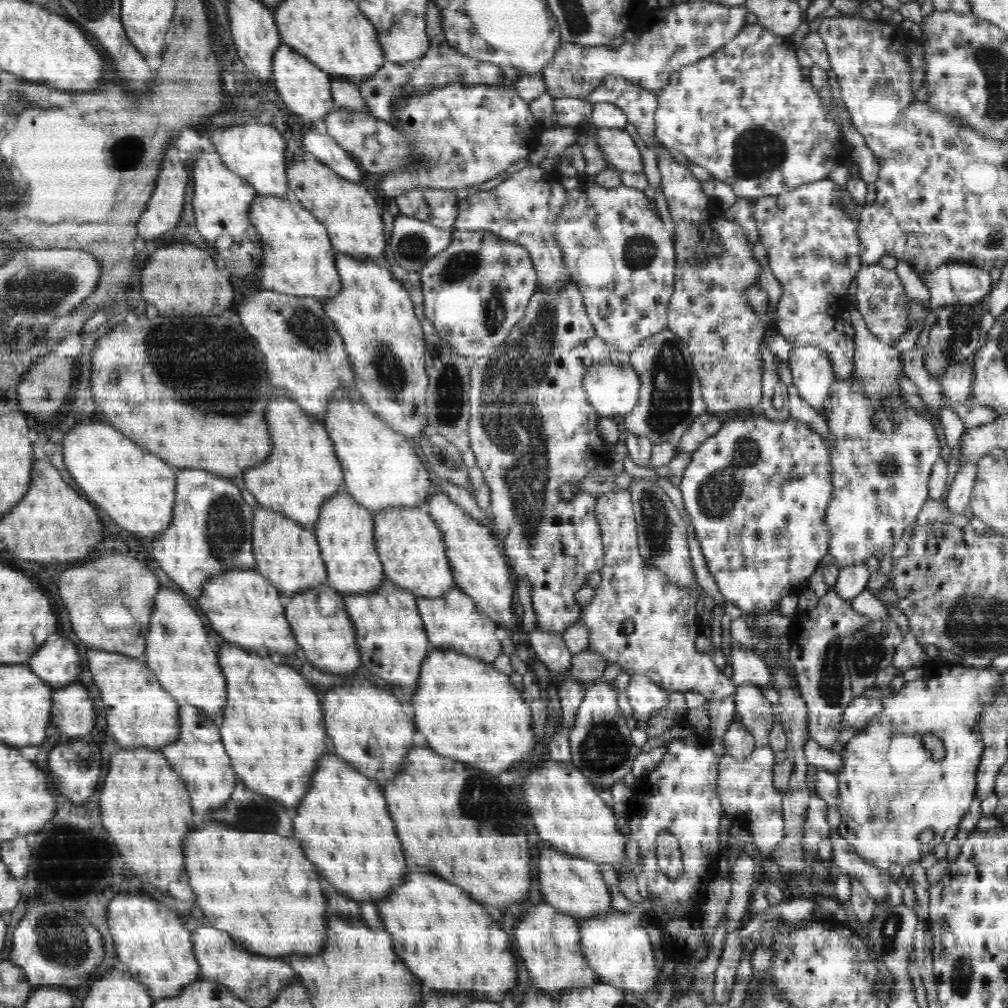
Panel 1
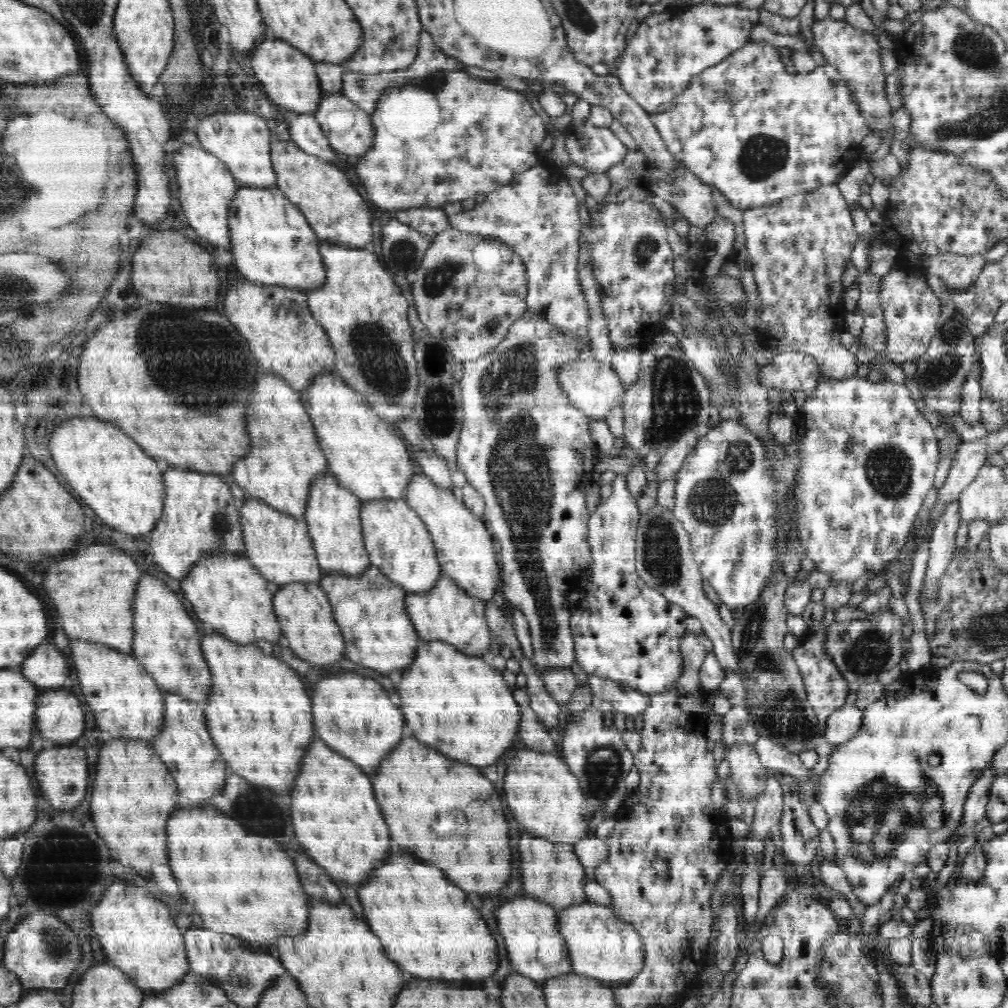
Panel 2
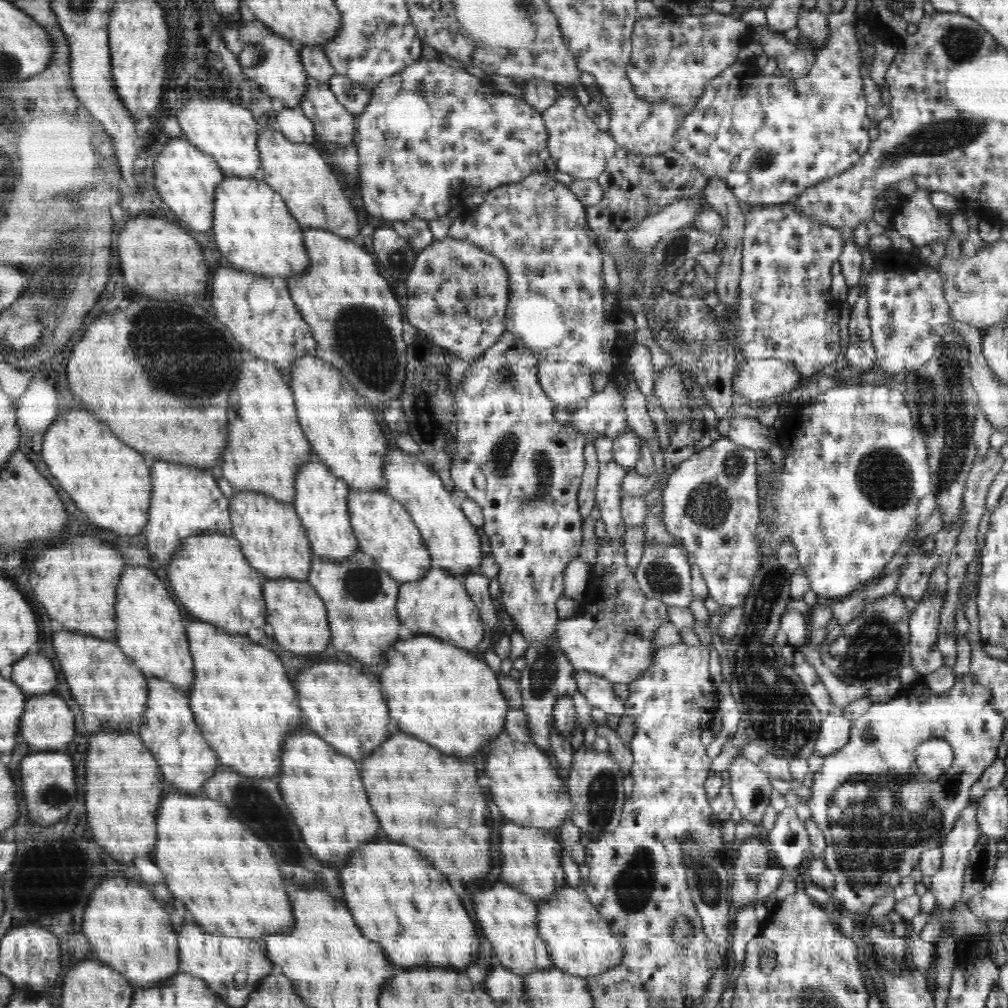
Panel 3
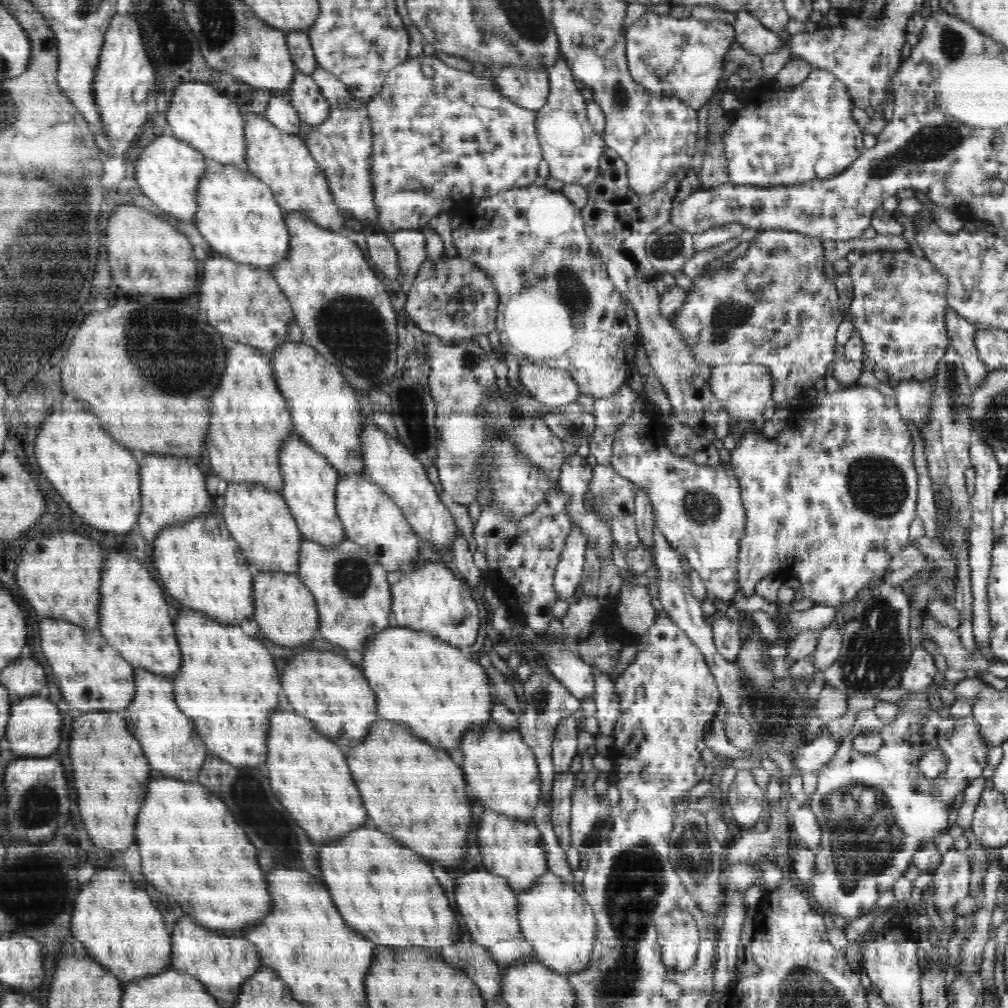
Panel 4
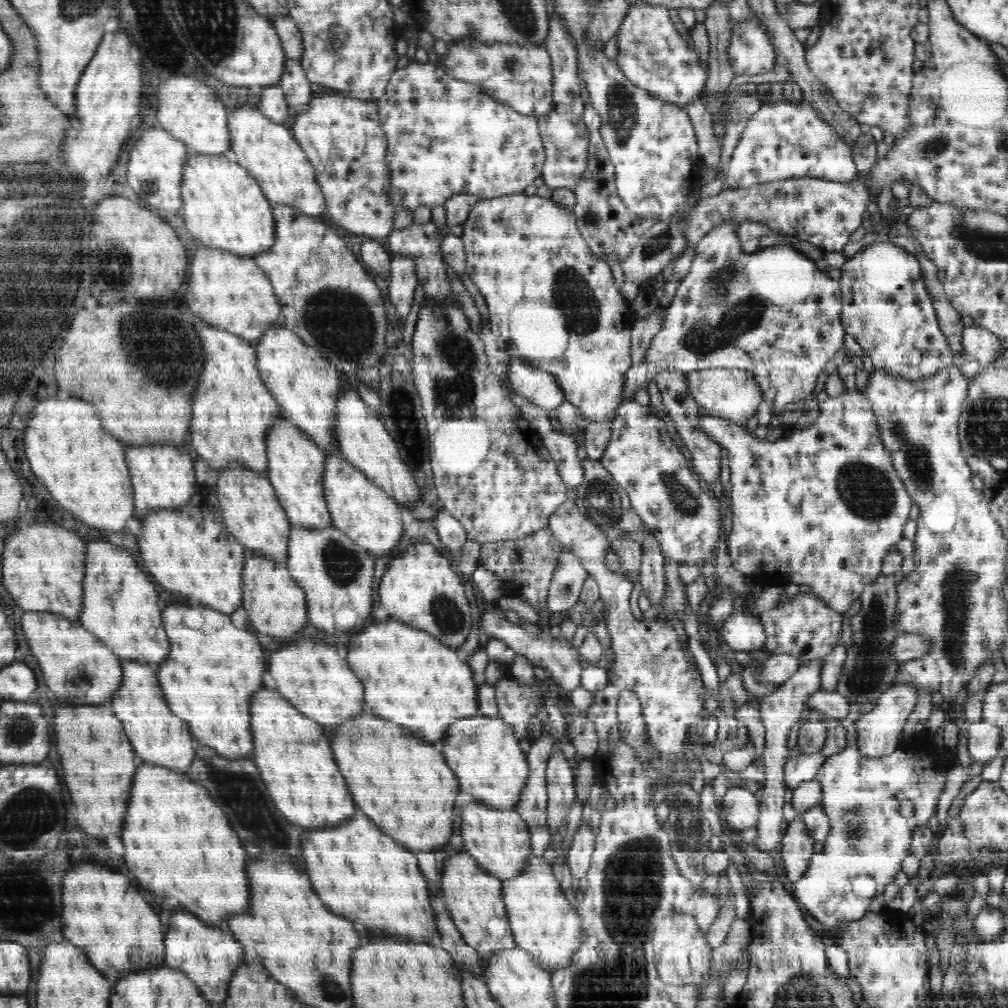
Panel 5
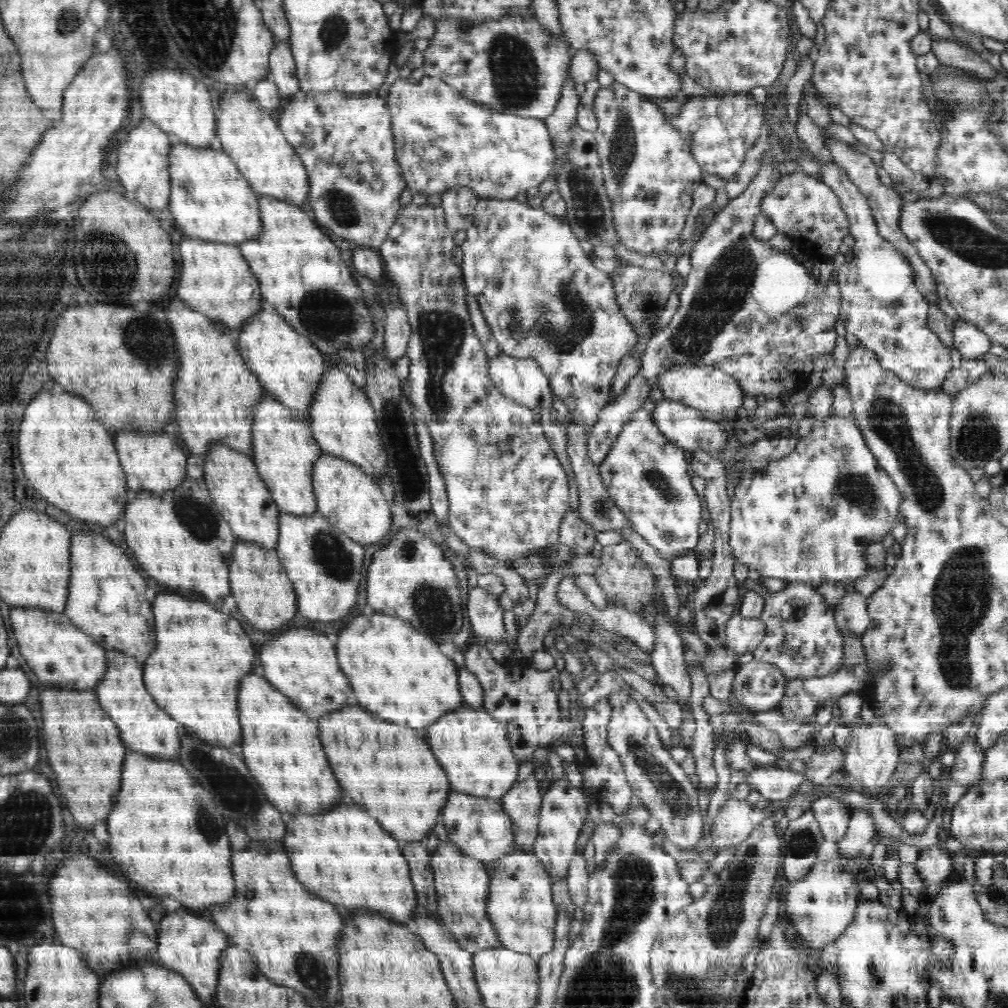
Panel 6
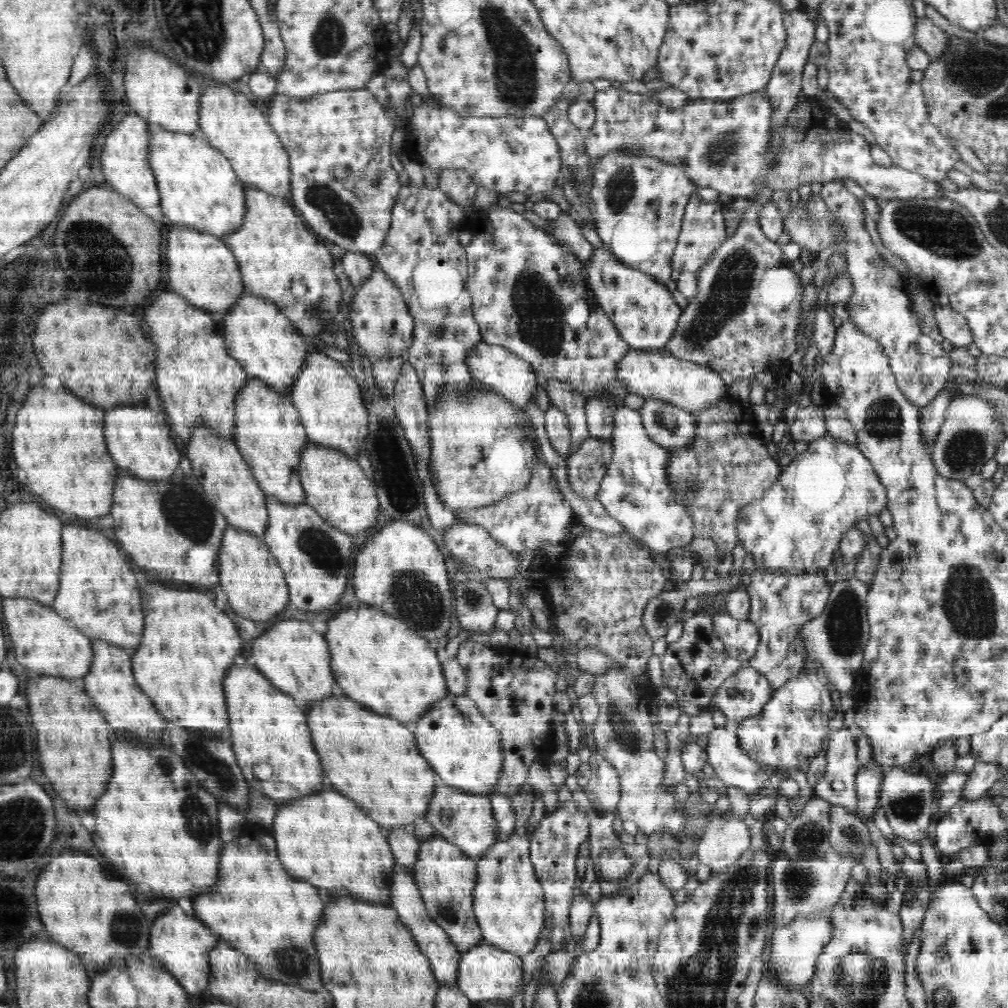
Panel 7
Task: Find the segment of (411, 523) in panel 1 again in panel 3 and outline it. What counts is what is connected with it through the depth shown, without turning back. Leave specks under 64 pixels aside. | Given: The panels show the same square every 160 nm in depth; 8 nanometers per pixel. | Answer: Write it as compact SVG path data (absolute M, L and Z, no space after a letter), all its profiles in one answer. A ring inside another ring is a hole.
M349 489L349 515L354 535L359 544L359 550L369 554L378 566L382 567L395 581L399 583L416 582L430 570L430 551L426 549L426 541L420 535L413 518L406 507L384 490L354 490Z

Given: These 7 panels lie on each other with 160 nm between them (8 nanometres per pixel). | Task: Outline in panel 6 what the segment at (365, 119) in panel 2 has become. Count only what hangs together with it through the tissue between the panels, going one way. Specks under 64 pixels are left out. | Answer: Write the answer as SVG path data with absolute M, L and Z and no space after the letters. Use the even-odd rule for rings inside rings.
M276 41L269 56L270 74L267 79L274 81L283 97L292 96L301 90L296 77L295 60L289 43Z

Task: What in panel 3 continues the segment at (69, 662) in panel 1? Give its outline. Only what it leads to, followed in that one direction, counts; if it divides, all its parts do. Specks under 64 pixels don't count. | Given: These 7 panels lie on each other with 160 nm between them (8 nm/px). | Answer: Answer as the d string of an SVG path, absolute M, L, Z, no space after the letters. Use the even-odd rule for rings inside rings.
M28 654L12 666L12 682L15 682L24 694L50 692L57 684L56 670L52 661L44 654Z

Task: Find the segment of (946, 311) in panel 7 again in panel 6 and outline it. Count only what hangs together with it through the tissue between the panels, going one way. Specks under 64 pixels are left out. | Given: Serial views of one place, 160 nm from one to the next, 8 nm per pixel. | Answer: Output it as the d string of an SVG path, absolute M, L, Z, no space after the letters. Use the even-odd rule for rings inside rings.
M962 319L955 320L952 335L954 335L953 346L959 350L960 356L964 359L981 357L993 344L991 338L986 337L982 330Z

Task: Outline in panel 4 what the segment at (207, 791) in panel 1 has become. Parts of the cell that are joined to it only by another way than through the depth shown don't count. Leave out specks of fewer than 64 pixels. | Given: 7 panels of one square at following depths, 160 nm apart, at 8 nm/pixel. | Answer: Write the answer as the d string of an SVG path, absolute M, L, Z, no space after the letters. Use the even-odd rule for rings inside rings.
M135 667L134 686L133 701L120 714L126 721L128 731L140 743L150 767L159 770L166 777L184 782L196 781L197 774L209 755L193 727L193 722L190 722L191 718L175 703L173 679Z

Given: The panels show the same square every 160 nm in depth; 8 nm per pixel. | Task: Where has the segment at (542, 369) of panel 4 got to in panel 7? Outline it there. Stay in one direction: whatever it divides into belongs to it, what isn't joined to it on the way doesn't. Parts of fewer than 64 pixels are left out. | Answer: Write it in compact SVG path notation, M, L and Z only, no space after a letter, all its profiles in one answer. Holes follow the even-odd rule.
M482 340L469 350L465 363L469 366L472 378L480 381L499 396L506 398L520 410L526 409L532 400L536 399L536 390L540 383L536 381L538 378L533 366L511 353L504 345L488 344Z

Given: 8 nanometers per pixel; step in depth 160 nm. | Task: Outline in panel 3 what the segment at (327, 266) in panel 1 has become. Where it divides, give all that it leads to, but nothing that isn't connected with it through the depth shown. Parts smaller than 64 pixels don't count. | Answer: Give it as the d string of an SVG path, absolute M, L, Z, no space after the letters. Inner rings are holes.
M224 177L214 189L213 228L215 246L234 269L250 272L257 278L296 278L310 270L310 256L303 241L303 228L292 218L281 194L261 177Z

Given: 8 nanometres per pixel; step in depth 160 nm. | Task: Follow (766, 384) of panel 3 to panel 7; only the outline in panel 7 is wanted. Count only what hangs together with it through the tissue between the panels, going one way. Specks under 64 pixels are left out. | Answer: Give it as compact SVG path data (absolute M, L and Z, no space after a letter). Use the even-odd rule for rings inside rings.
M628 349L625 357L617 364L615 380L628 394L636 394L645 400L663 401L692 413L729 396L729 387L716 371L695 362L680 360L664 350Z

